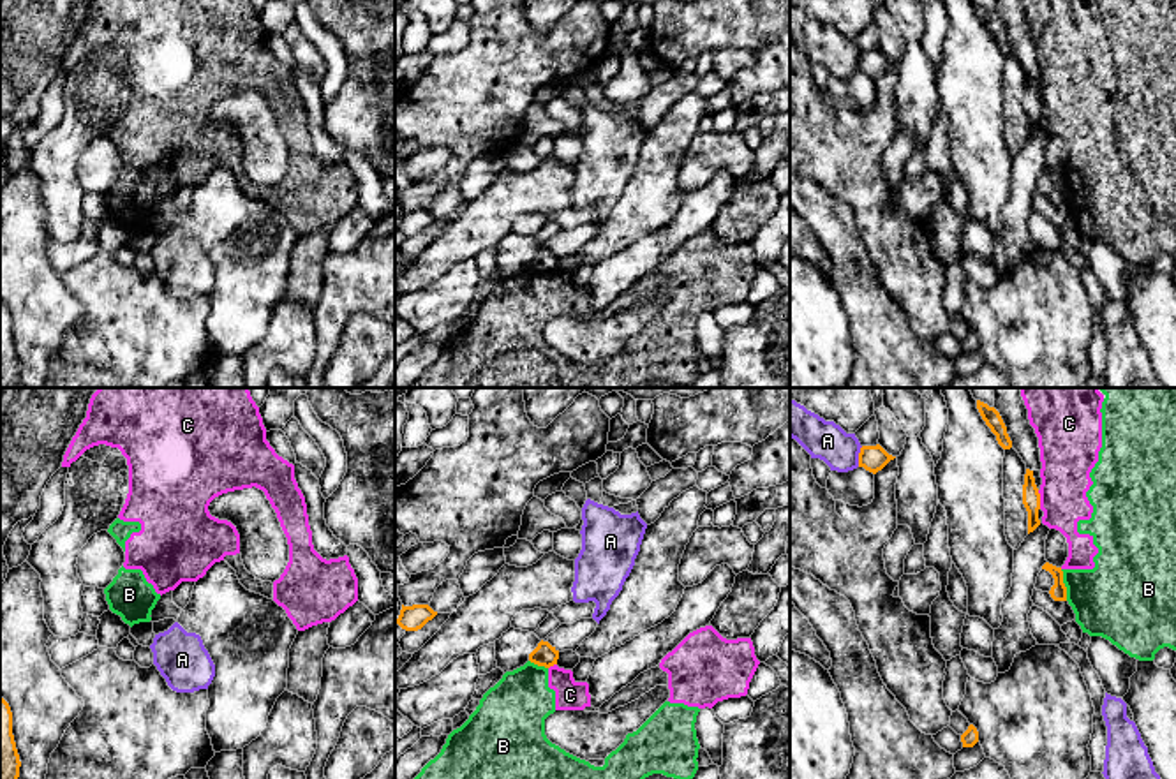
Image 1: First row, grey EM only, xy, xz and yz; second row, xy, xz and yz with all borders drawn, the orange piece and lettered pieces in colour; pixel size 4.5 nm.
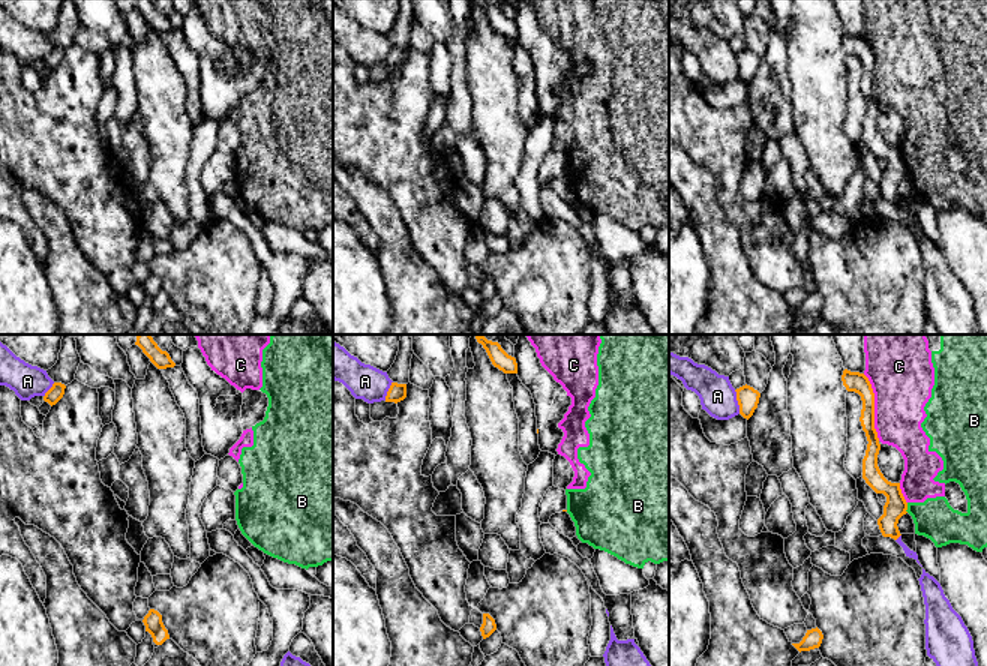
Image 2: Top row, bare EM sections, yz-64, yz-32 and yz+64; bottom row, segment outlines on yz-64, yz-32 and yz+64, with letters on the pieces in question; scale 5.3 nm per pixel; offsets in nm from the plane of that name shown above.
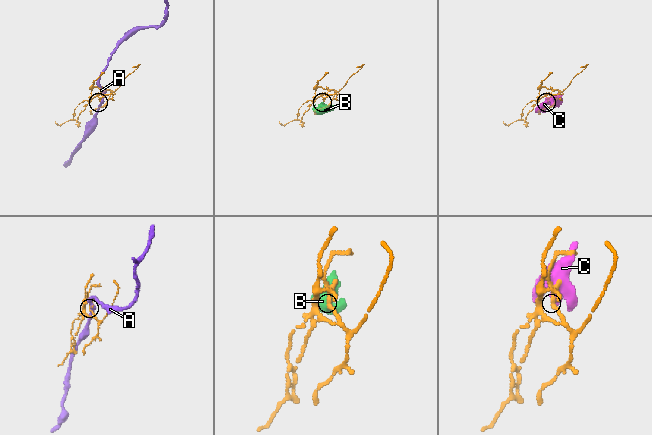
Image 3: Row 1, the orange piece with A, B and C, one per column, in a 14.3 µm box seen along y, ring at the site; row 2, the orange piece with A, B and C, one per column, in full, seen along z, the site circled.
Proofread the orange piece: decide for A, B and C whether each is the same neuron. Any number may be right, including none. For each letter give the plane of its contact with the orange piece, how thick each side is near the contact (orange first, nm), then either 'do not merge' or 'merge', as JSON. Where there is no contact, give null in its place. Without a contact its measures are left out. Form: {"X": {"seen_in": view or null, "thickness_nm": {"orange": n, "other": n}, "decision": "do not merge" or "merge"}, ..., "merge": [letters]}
{"A": {"seen_in": "yz", "thickness_nm": {"orange": 120, "other": 180}, "decision": "do not merge"}, "B": {"seen_in": "yz", "thickness_nm": {"orange": 80, "other": 360}, "decision": "do not merge"}, "C": {"seen_in": "yz", "thickness_nm": {"orange": 80, "other": 260}, "decision": "do not merge"}, "merge": []}

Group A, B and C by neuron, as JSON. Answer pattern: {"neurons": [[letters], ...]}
{"neurons": [["A"], ["B", "C"]]}

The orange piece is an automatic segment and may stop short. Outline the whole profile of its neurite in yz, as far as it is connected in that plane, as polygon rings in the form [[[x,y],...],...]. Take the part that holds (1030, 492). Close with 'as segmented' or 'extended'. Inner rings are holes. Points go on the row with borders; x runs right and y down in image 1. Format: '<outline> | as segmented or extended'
[[[1026,469],[1026,474],[1024,474],[1023,504],[1028,511],[1028,534],[1030,534],[1040,525],[1040,520],[1038,520],[1040,493],[1035,485],[1033,471],[1030,469]]] | as segmented

